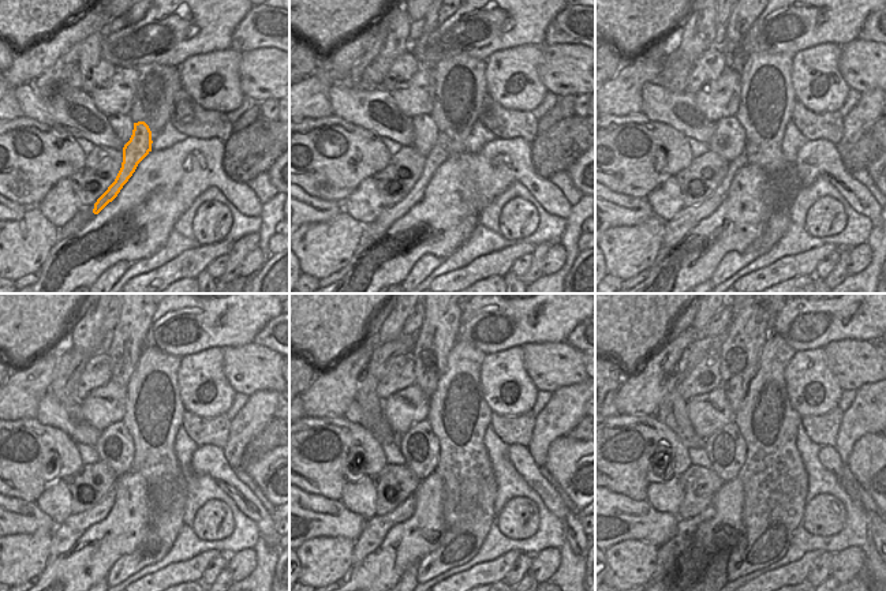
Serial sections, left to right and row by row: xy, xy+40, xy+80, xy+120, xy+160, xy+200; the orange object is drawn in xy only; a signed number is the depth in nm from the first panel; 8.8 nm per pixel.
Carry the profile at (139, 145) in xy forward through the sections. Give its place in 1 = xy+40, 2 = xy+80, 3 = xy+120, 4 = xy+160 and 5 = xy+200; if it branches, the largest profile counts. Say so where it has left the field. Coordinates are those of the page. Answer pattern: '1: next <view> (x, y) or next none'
1: next xy+40 (440, 153)
2: next xy+80 (688, 217)
3: next xy+120 (74, 527)
4: next xy+160 (376, 528)
5: next xy+200 (684, 527)

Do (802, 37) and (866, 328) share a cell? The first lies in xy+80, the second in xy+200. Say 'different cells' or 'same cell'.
same cell

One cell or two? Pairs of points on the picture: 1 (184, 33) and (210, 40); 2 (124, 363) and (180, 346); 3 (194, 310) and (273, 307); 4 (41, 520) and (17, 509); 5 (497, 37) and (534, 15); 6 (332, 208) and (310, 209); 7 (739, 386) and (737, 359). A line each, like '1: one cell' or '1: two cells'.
1: one cell
2: two cells
3: one cell
4: one cell
5: one cell
6: one cell
7: one cell

